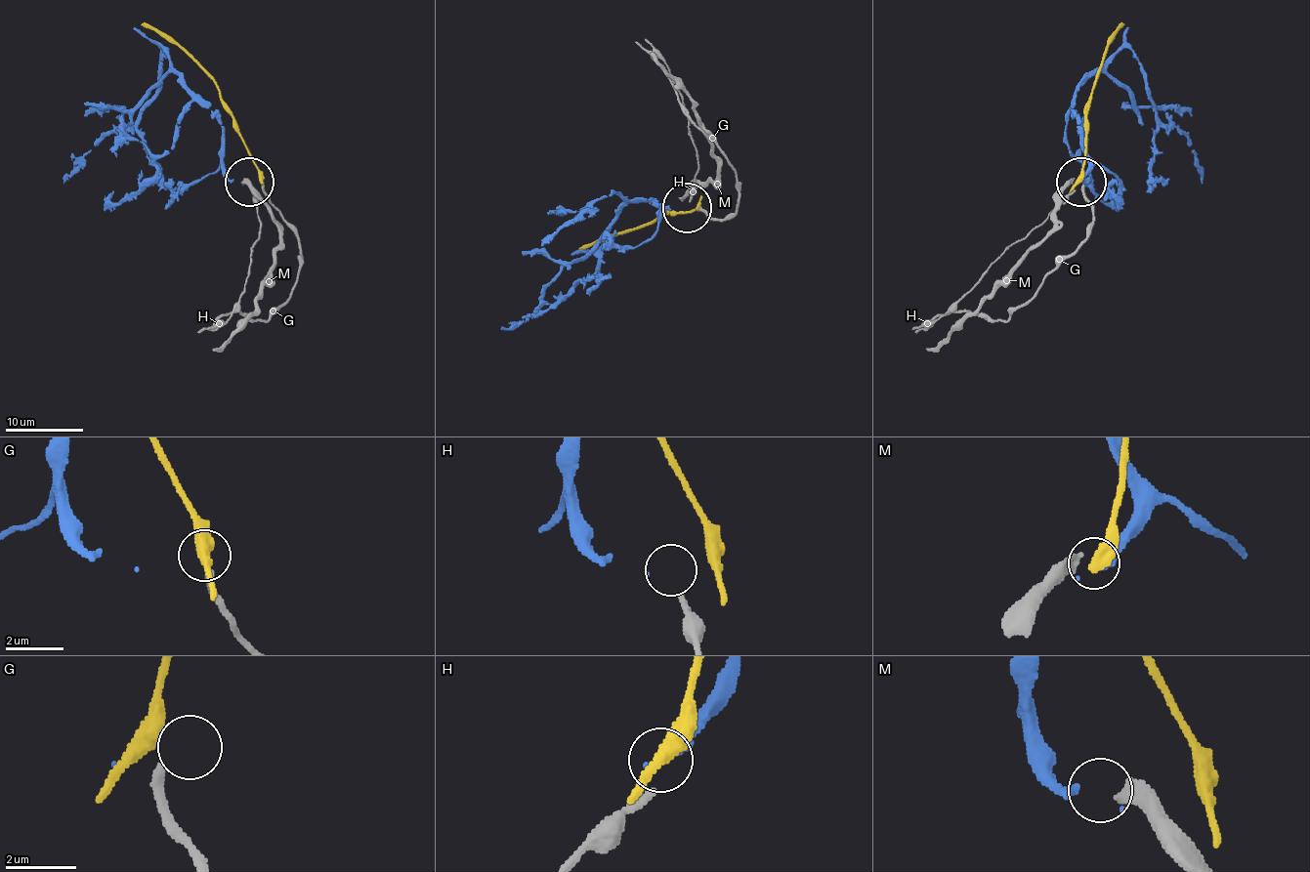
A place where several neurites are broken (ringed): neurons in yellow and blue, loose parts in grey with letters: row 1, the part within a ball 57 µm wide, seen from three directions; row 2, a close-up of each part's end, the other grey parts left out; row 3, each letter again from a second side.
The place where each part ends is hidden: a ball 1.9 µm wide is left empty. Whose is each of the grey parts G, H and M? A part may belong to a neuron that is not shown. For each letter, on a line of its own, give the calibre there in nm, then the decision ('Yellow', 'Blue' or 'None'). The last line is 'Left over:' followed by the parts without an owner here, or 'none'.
G: Thickness 280 nm. None
H: Thickness 200 nm. None
M: Thickness 240 nm. None
Left over: G, H, M

